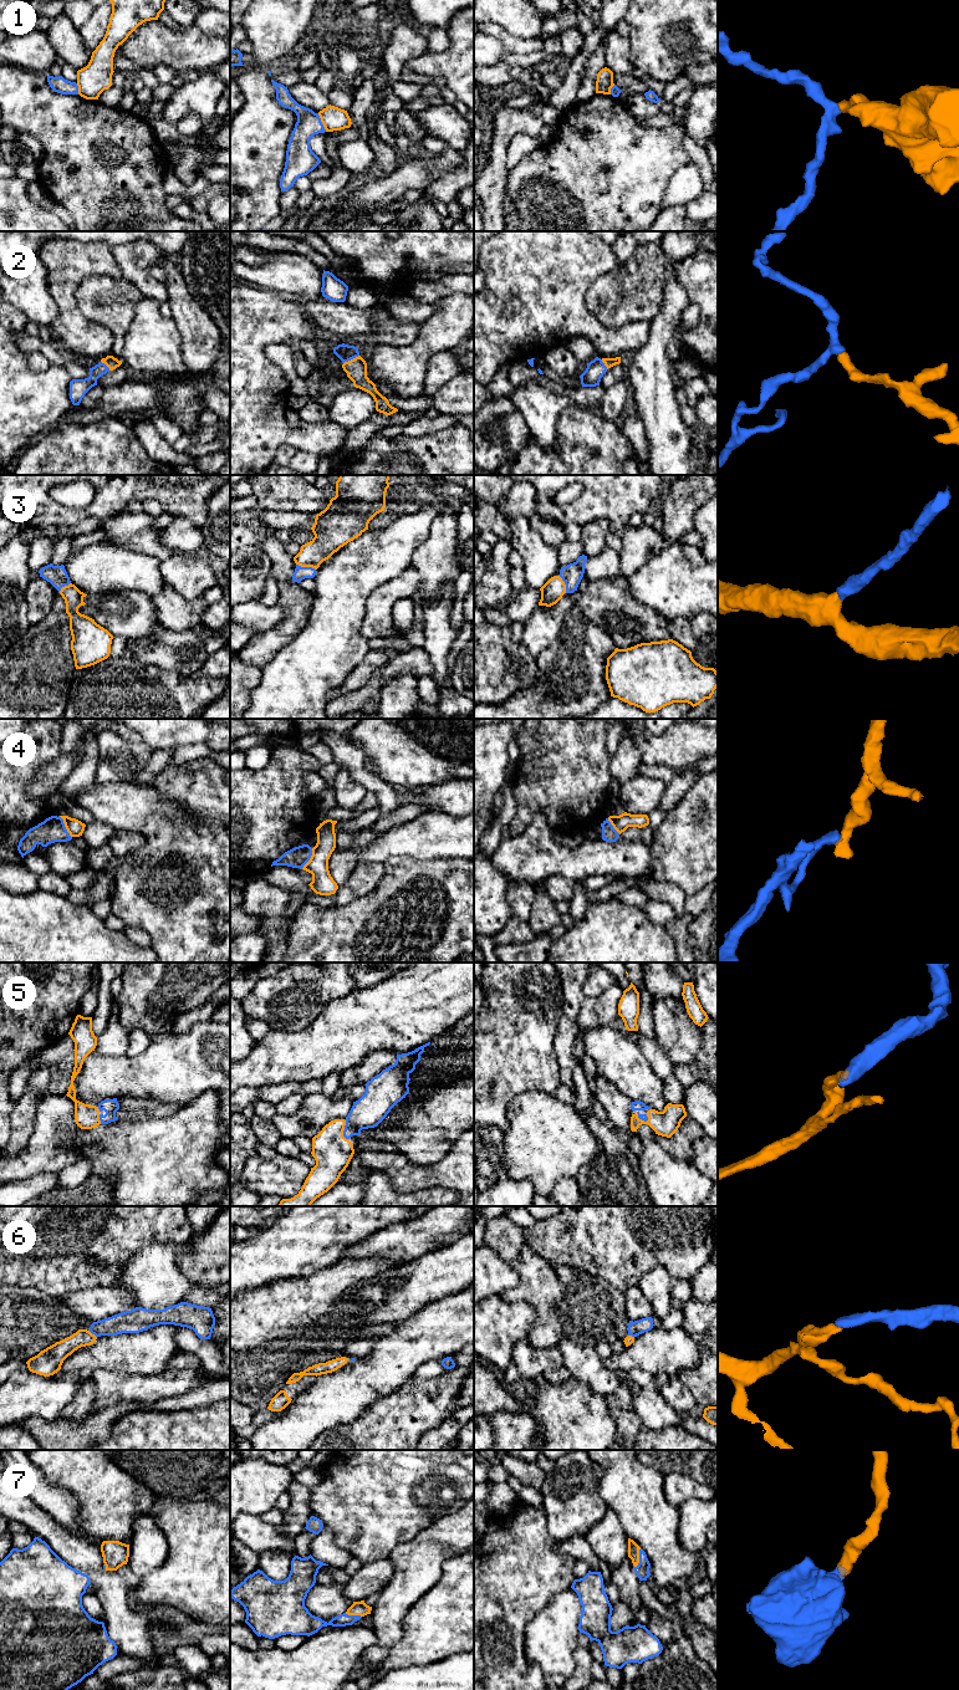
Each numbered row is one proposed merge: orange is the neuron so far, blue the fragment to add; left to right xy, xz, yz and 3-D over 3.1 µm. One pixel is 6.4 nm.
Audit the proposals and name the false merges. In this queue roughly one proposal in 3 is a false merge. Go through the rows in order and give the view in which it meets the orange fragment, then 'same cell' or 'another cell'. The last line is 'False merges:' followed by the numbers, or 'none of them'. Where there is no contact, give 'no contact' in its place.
1: xz | another cell
2: xz | same cell
3: xz | same cell
4: xy | another cell
5: xz | same cell
6: xy | same cell
7: yz | same cell
False merges: 1, 4

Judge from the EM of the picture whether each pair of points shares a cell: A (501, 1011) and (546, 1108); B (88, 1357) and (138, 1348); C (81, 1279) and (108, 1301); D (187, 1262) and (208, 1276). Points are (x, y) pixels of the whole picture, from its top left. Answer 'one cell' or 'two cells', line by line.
A: two cells
B: one cell
C: two cells
D: one cell

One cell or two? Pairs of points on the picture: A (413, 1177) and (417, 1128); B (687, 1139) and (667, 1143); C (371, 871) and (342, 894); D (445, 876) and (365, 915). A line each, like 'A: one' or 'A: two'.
A: two
B: one
C: one
D: one

